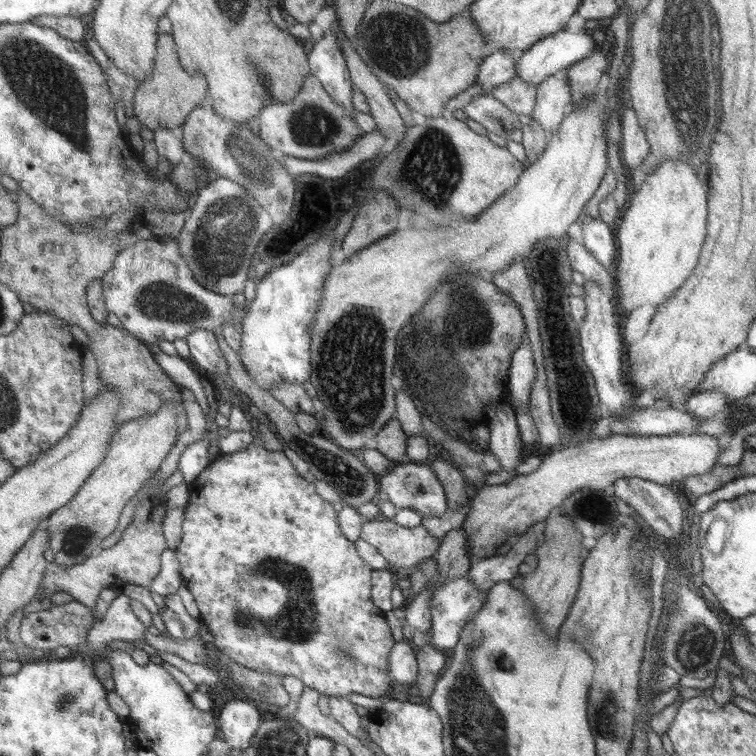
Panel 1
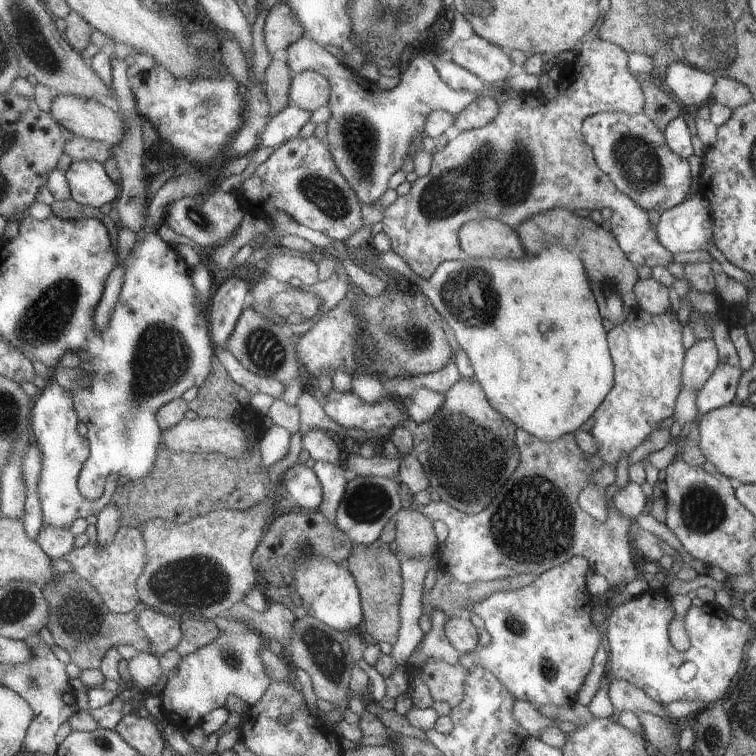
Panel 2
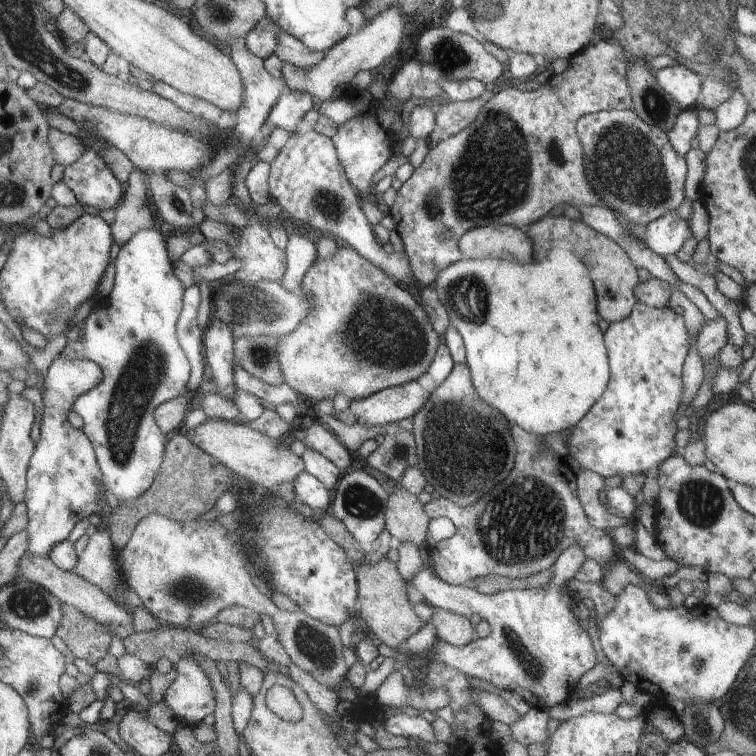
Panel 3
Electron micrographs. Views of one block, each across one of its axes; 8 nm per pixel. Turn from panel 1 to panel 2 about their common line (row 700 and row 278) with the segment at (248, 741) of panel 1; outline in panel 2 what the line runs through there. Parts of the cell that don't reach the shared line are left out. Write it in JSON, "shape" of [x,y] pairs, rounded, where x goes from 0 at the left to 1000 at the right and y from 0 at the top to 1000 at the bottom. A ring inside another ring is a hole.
{"shape":[[[307,364],[296,376],[291,376],[278,394],[274,422],[286,460],[299,459],[320,415],[320,407],[325,406],[324,399],[332,381],[328,370]]]}

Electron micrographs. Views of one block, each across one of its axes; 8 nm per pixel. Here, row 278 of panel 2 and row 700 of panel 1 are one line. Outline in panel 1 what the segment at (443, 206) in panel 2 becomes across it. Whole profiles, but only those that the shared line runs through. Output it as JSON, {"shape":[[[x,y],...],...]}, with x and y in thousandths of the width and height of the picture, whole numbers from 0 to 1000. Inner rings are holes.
{"shape":[[[563,853],[549,857],[552,866],[553,894],[548,906],[556,914],[554,922],[558,931],[565,931],[566,922],[571,921],[575,907],[593,881],[593,864],[585,862],[577,856]]]}

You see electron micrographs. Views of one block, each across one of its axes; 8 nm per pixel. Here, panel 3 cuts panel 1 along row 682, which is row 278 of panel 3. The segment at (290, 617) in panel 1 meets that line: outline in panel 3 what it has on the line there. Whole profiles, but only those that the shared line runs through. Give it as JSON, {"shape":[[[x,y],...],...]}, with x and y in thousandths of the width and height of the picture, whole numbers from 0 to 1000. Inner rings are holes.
{"shape":[[[454,323],[448,325],[440,341],[427,344],[421,340],[413,351],[413,354],[402,364],[397,385],[402,385],[411,392],[414,397],[414,410],[407,415],[405,422],[398,423],[392,437],[374,446],[369,446],[366,455],[366,472],[377,497],[377,505],[392,519],[397,519],[397,521],[402,521],[402,524],[407,524],[407,526],[413,526],[413,529],[422,530],[429,526],[440,529],[444,521],[452,520],[463,526],[463,532],[466,532],[468,528],[489,524],[513,512],[536,509],[537,505],[550,504],[550,500],[566,491],[566,487],[569,487],[574,476],[577,476],[578,466],[585,455],[586,447],[574,437],[558,401],[553,399],[542,386],[537,385],[537,381],[526,378],[522,370],[513,365],[503,353],[492,349],[484,340],[480,340],[472,329]]]}

